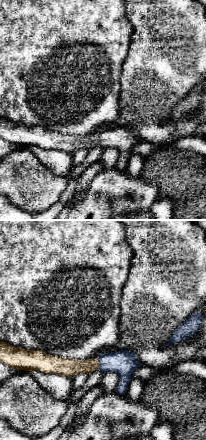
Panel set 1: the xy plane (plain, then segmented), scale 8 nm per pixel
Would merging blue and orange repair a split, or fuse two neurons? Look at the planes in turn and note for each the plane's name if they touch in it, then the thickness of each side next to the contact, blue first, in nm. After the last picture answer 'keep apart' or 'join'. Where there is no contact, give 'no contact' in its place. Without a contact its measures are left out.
contact in xy; calibres 200 and 140 nm

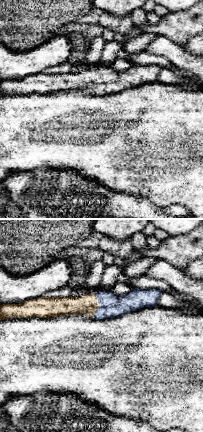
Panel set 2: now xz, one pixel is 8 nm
contact in xz; calibres 180 and 160 nm

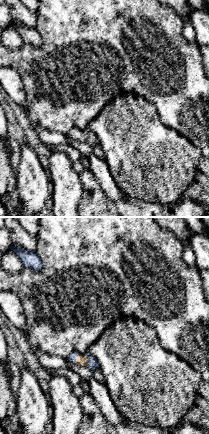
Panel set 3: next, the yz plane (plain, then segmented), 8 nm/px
contact in yz; calibres 80 and 90 nm

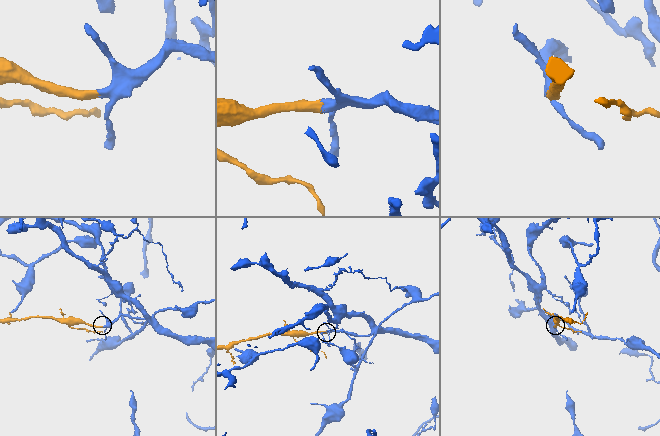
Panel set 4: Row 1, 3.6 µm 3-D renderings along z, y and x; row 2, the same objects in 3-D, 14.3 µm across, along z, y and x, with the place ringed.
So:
join

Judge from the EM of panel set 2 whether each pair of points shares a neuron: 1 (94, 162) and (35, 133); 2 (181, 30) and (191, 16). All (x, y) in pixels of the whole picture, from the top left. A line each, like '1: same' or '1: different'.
1: same
2: same

